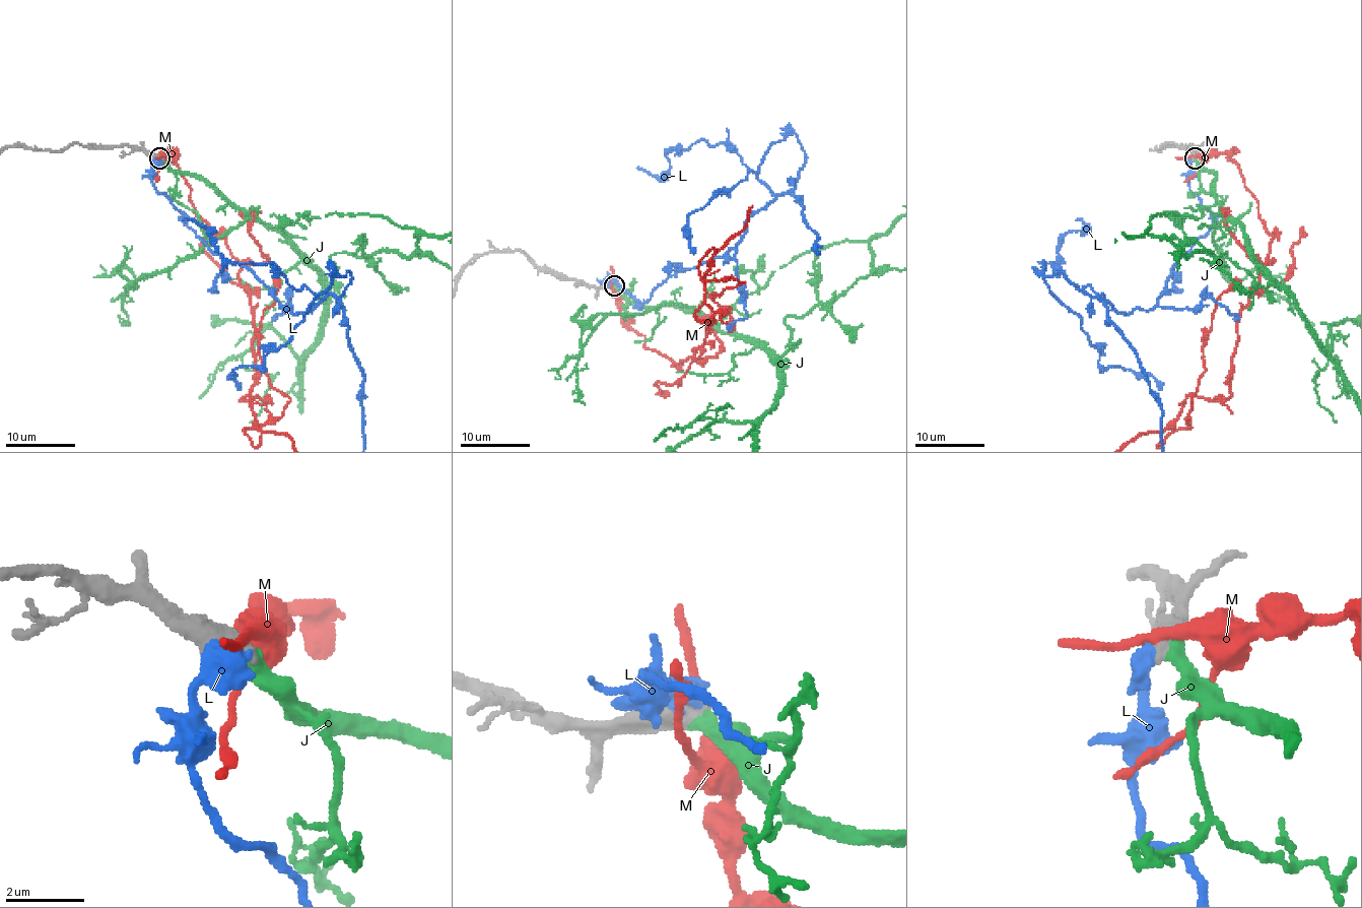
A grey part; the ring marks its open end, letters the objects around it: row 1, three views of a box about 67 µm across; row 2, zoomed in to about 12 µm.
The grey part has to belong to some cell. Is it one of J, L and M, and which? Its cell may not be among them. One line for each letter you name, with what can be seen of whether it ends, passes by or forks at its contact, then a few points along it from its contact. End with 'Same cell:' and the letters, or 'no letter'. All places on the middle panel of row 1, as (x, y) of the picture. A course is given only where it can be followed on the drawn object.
J: it ends there
Same cell: J

